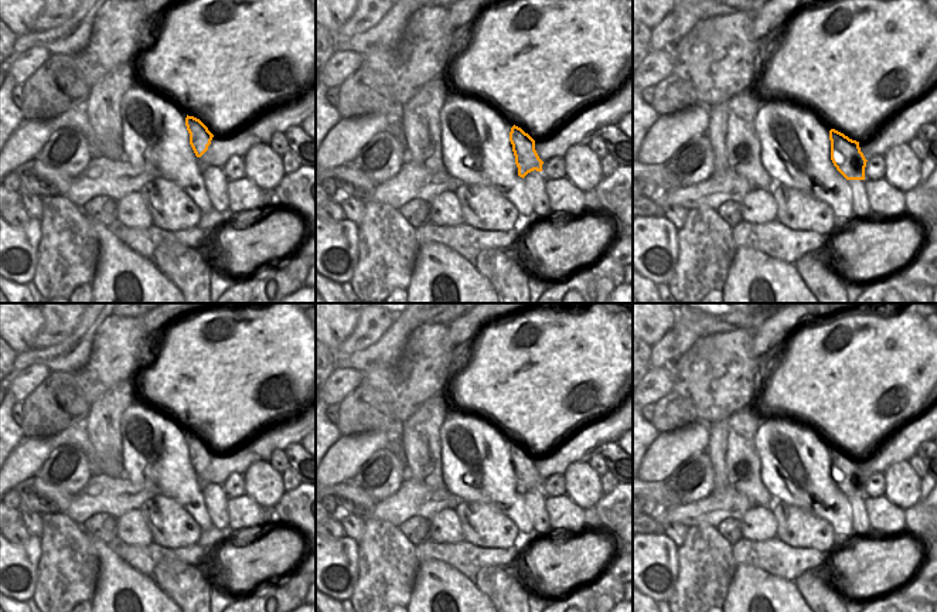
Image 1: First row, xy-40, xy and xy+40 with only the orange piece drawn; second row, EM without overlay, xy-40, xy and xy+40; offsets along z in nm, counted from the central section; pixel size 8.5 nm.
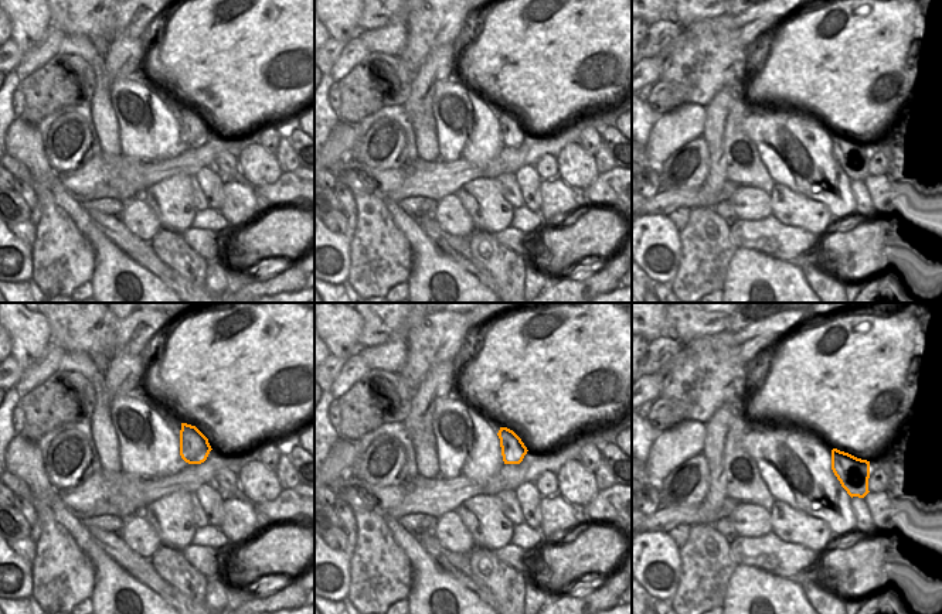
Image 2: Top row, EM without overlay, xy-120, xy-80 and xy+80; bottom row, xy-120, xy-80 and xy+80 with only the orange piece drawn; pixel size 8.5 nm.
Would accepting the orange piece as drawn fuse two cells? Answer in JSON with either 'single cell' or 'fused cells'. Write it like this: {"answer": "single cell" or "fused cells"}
{"answer": "fused cells"}

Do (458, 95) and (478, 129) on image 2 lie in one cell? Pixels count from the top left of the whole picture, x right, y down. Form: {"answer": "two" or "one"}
{"answer": "one"}

